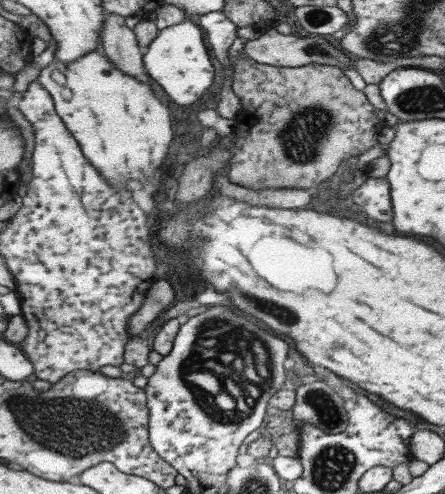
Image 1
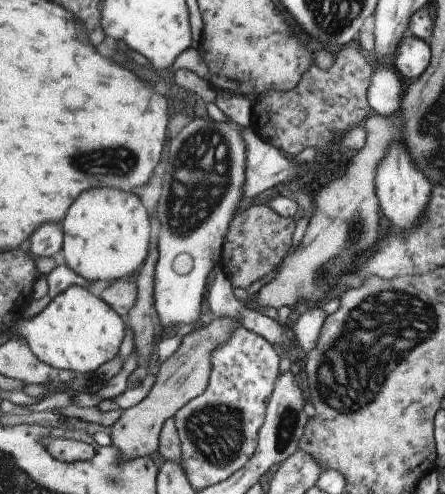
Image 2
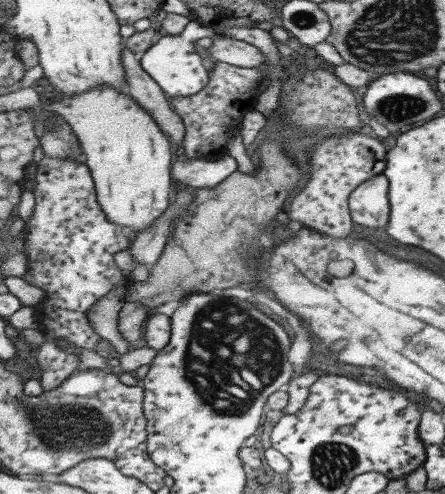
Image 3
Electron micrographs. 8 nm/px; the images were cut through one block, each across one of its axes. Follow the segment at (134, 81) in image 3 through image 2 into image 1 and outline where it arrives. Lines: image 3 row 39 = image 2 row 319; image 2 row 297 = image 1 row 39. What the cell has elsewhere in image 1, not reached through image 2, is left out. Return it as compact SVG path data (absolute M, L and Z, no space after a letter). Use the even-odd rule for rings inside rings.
M105 12L105 24L101 30L101 42L105 54L125 72L137 76L143 82L153 82L145 68L145 54L141 50L137 32L125 24L125 16Z

